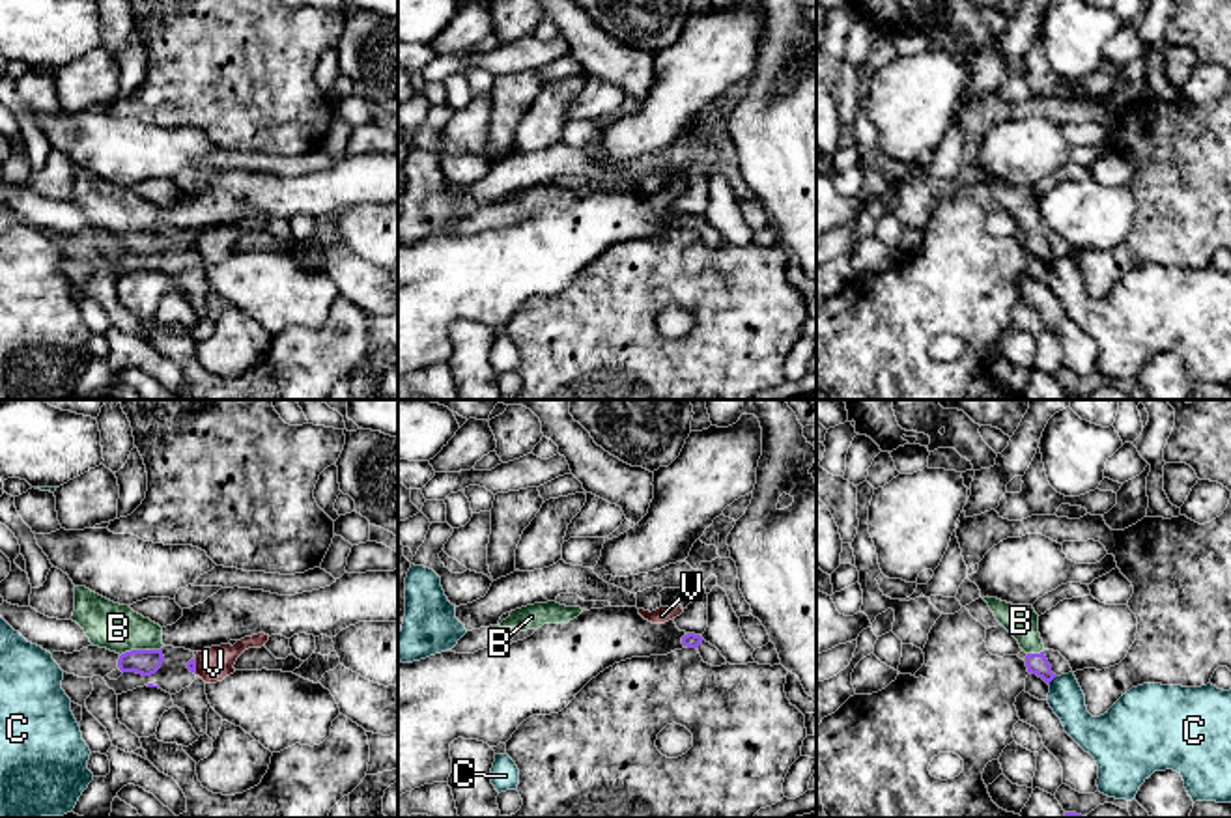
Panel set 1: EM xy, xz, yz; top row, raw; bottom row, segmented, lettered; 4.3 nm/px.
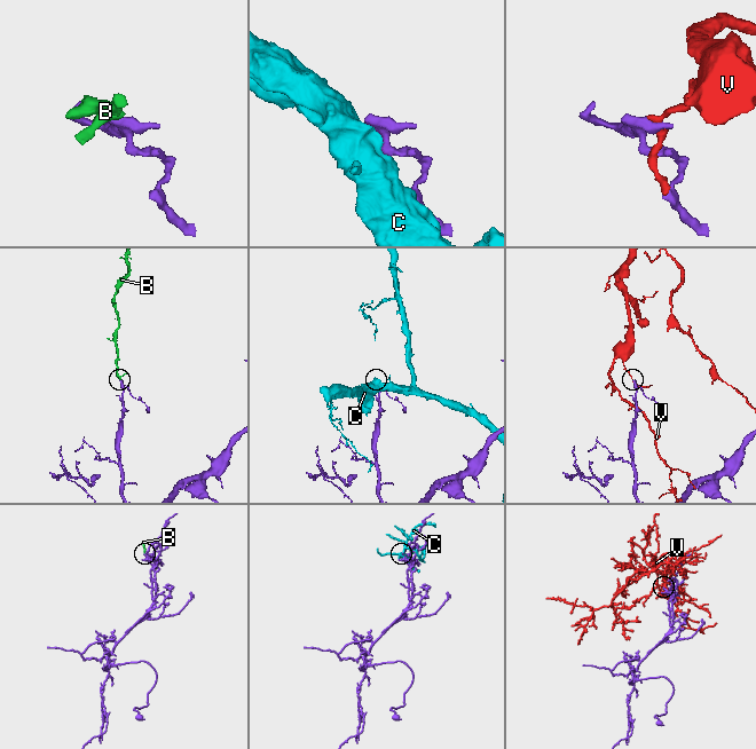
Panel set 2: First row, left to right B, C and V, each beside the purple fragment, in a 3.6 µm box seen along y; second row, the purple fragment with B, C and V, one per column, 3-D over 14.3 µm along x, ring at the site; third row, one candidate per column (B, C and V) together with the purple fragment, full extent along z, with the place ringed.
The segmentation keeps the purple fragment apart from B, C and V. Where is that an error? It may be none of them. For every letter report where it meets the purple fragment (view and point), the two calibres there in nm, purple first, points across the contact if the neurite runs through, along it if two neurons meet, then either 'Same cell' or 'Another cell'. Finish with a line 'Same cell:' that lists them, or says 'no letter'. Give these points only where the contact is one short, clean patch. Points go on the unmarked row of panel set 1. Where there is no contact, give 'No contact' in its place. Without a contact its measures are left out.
B: Touches purple at xy (141, 232). Thickness 110 nm (purple) against 200 nm. Path across: xy (142, 243), (141, 232), (118, 210). Same cell
C: Touches purple at yz (1052, 260). Thickness 90 nm (purple) against 150 nm. Another cell
V: Touches purple at xy (195, 249). Thickness 50 nm (purple) against 150 nm. Another cell
Same cell: B

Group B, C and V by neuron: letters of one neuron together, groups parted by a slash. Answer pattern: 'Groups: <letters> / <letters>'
Groups: B / C / V

